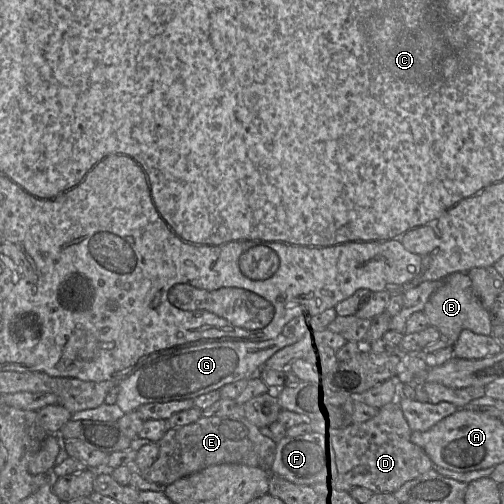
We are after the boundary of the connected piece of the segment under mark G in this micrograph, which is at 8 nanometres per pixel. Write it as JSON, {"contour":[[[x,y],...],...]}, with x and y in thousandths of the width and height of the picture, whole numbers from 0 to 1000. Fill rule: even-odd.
{"contour":[[[472,673],[409,675],[315,696],[298,704],[282,726],[230,762],[230,804],[254,819],[294,800],[387,792],[435,774],[448,762],[502,748],[550,696],[593,673],[486,677]]]}

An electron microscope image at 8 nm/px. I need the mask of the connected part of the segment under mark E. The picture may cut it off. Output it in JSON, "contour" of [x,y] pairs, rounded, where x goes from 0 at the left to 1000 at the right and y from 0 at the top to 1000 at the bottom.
{"contour":[[[399,825],[385,839],[379,839],[379,841],[373,841],[367,845],[359,845],[359,847],[347,847],[347,849],[331,853],[327,863],[313,877],[315,901],[313,901],[310,915],[296,929],[290,929],[286,933],[278,933],[276,938],[288,952],[298,954],[298,956],[306,956],[312,960],[319,960],[327,966],[331,962],[347,956],[349,952],[353,952],[357,948],[375,944],[375,942],[385,940],[389,937],[395,937],[395,935],[399,935],[415,925],[435,923],[435,921],[480,921],[480,923],[488,923],[488,925],[508,929],[508,931],[514,931],[520,935],[530,935],[532,948],[534,948],[536,929],[538,929],[540,913],[542,913],[544,899],[546,899],[546,883],[548,883],[548,879],[544,875],[540,875],[536,869],[520,863],[516,859],[516,851],[510,845],[496,839],[486,827],[425,827],[425,825],[403,827],[403,825]]]}

